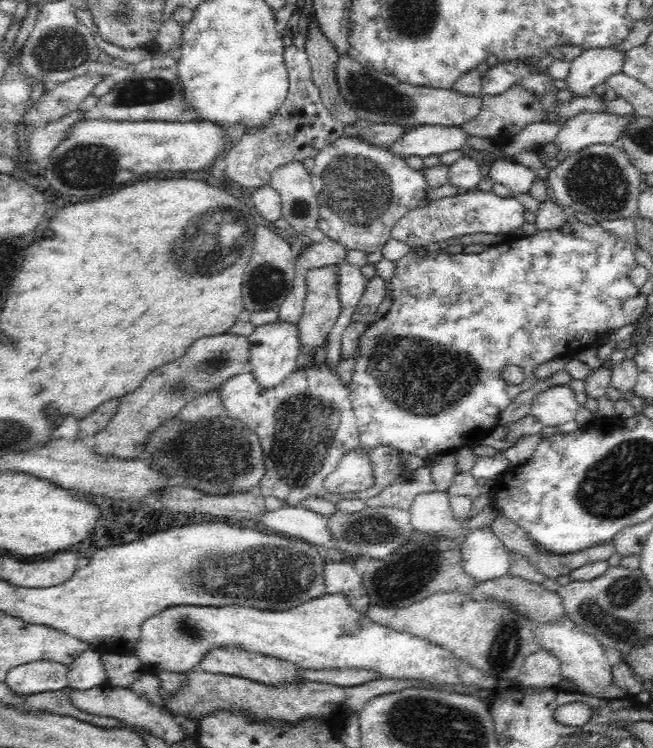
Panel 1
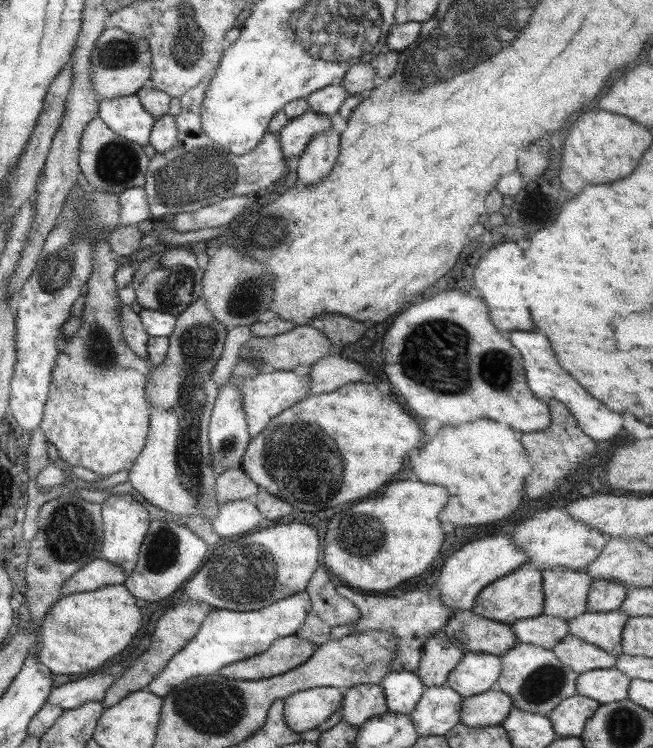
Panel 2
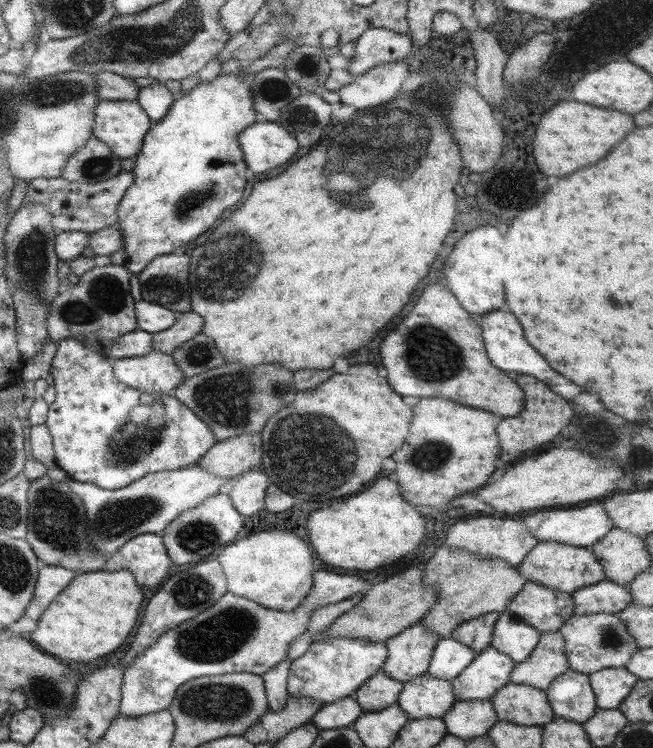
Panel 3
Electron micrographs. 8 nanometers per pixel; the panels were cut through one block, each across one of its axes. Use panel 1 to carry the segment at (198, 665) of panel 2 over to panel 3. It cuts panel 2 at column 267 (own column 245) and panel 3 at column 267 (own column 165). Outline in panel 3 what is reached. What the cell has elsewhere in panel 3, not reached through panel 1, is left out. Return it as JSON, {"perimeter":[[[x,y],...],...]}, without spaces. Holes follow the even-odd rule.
{"perimeter":[[[317,570],[313,574],[309,594],[291,612],[277,612],[237,598],[225,592],[214,606],[197,616],[165,631],[123,669],[119,714],[143,716],[165,710],[175,696],[177,686],[201,676],[217,676],[233,672],[260,675],[273,668],[287,656],[287,648],[307,629],[311,611],[351,598],[369,587],[365,580],[354,575],[331,574]]]}

